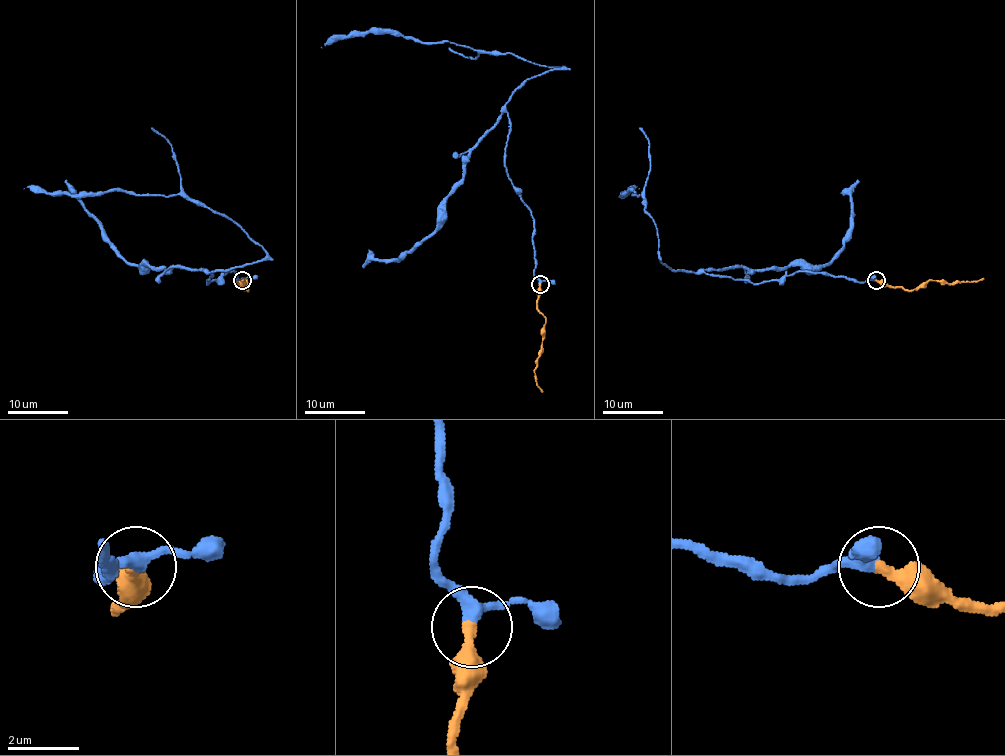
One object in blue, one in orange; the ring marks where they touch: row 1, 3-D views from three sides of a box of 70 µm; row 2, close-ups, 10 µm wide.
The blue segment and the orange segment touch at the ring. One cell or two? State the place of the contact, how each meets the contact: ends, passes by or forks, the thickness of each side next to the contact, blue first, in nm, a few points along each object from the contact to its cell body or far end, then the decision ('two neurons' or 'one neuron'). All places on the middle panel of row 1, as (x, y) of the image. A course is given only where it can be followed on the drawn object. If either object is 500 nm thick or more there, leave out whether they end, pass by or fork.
(540, 284) | blue passes by | orange ends | 320/400 nm | blue via (539, 284), (532, 211), (504, 165), (506, 103), (530, 78), (564, 68), (389, 33), (333, 36), (322, 48) | orange via (539, 284), (536, 310), (546, 322), (542, 352), (535, 370), (536, 386), (542, 392) | one neuron

